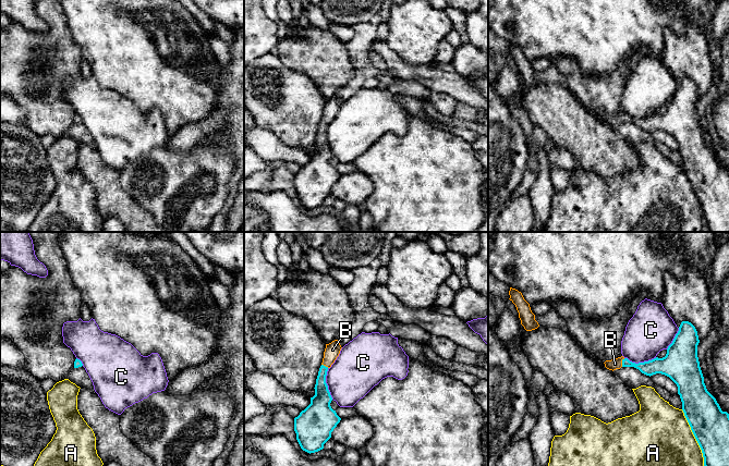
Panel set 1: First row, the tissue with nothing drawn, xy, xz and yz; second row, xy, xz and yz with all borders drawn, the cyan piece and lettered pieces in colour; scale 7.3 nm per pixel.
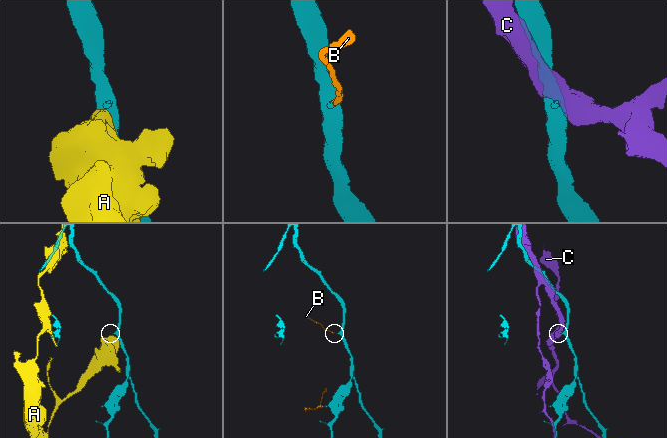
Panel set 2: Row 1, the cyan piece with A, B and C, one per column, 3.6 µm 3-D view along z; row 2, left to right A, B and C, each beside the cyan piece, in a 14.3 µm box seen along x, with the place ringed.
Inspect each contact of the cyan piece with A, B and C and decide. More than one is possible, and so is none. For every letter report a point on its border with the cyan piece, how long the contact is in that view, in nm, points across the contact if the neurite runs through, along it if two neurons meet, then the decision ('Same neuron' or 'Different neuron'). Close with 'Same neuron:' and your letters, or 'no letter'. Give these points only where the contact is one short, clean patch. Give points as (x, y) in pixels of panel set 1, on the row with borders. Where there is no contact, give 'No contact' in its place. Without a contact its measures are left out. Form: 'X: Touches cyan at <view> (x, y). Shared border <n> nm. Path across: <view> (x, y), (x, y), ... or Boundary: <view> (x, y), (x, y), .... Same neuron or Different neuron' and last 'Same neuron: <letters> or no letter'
A: Touches cyan at yz (695, 438). Shared border 440 nm. Different neuron
B: Touches cyan at yz (622, 363). Shared border 70 nm. Same neuron
C: Touches cyan at yz (640, 363). Shared border 240 nm. Different neuron
Same neuron: B

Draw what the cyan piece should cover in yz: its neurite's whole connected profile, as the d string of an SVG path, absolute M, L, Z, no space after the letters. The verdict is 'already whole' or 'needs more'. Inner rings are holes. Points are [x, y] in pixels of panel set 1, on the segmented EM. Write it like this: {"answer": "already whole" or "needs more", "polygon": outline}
{"answer": "needs more", "polygon": "M682 321L665 357L635 364L621 356L604 364L612 371L621 367L634 367L649 377L656 373L669 377L678 387L682 410L702 450L704 466L729 466L729 414L721 410L716 398L706 389L697 357L698 343L695 327L689 321Z"}

